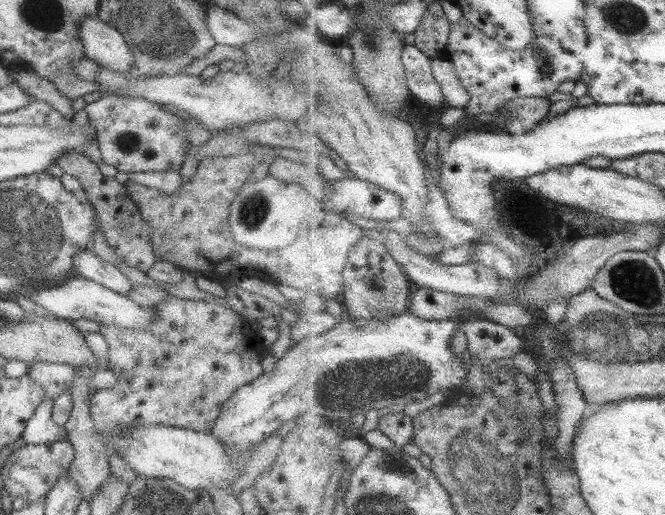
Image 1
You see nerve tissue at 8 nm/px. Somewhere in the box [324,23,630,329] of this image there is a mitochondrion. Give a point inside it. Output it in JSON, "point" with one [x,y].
{"point":[372,39]}

